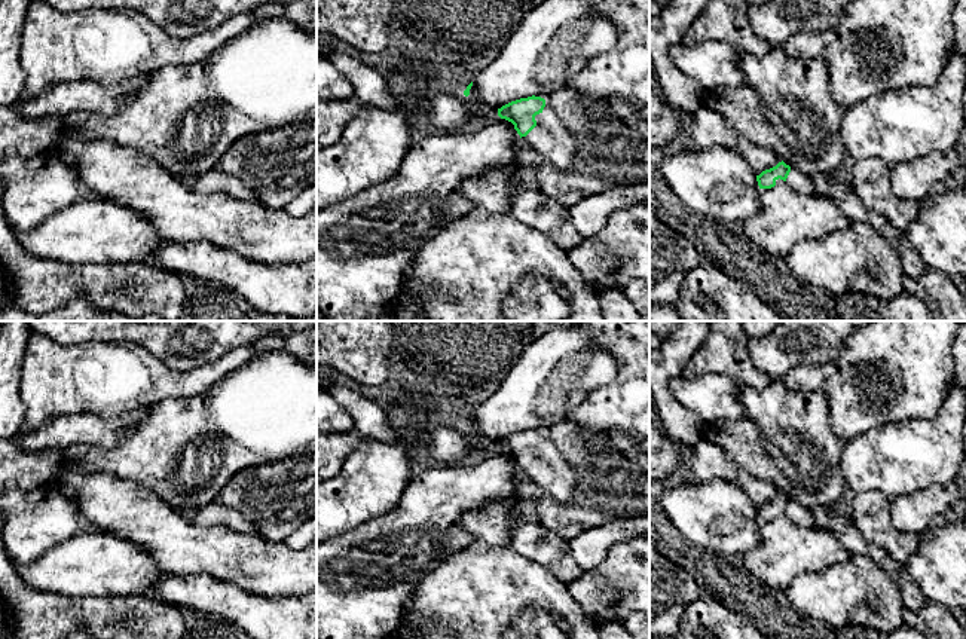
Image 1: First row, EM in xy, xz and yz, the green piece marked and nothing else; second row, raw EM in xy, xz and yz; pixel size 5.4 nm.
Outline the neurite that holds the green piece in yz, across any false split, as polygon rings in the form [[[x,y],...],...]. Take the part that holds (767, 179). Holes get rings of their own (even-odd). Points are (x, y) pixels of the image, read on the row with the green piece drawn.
[[[783,160],[756,175],[756,181],[759,189],[771,189],[779,184],[786,184],[803,195],[814,193],[813,178],[797,168],[791,168]]]

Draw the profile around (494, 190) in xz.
[[[519,162],[504,169],[489,169],[479,177],[462,181],[458,195],[476,208],[492,214],[510,213],[511,201],[517,193],[520,169]]]

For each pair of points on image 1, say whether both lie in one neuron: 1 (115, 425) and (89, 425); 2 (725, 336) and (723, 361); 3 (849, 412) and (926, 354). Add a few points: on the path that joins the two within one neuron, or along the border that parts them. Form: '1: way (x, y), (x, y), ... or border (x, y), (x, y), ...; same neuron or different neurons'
1: way (109, 425), (95, 425); same neuron
2: way (725, 342), (723, 355); same neuron
3: way (874, 416), (890, 413), (908, 391), (908, 379); same neuron

